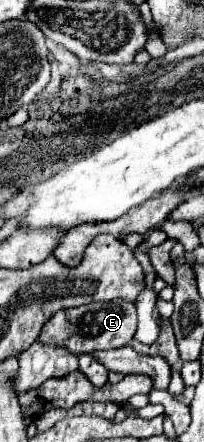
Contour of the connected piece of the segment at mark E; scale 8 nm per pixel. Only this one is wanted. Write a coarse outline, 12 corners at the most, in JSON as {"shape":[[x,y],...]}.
{"shape":[[136,304],[60,310],[38,340],[72,354],[130,344]]}

